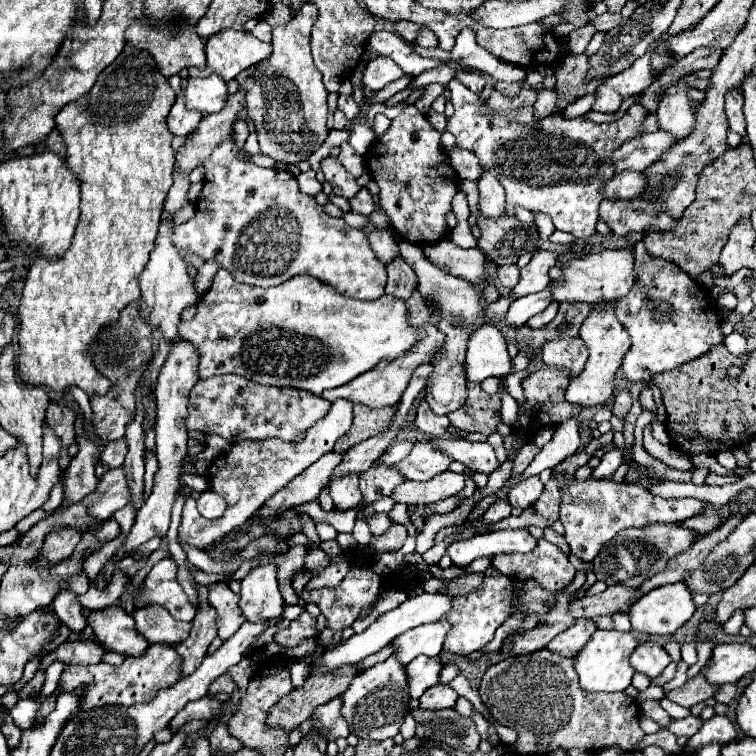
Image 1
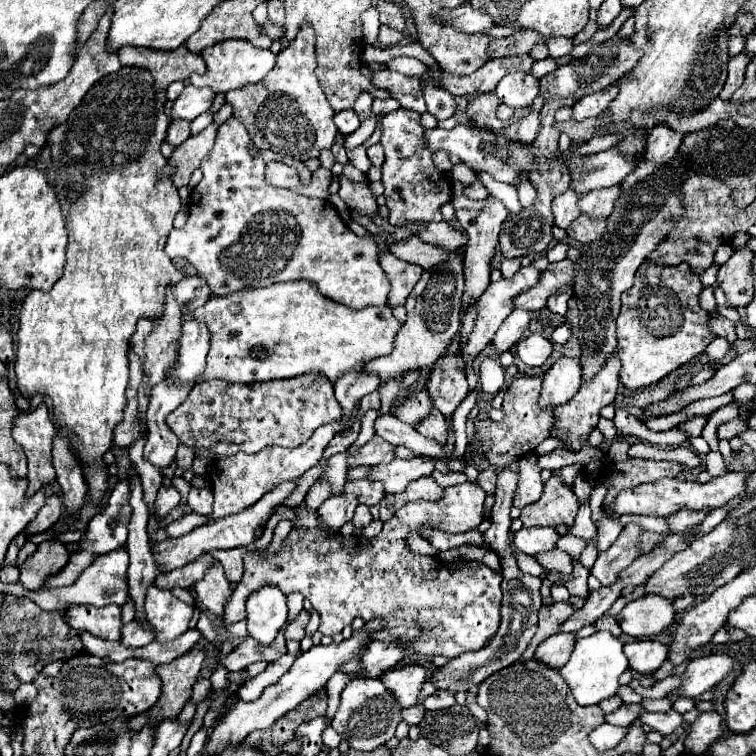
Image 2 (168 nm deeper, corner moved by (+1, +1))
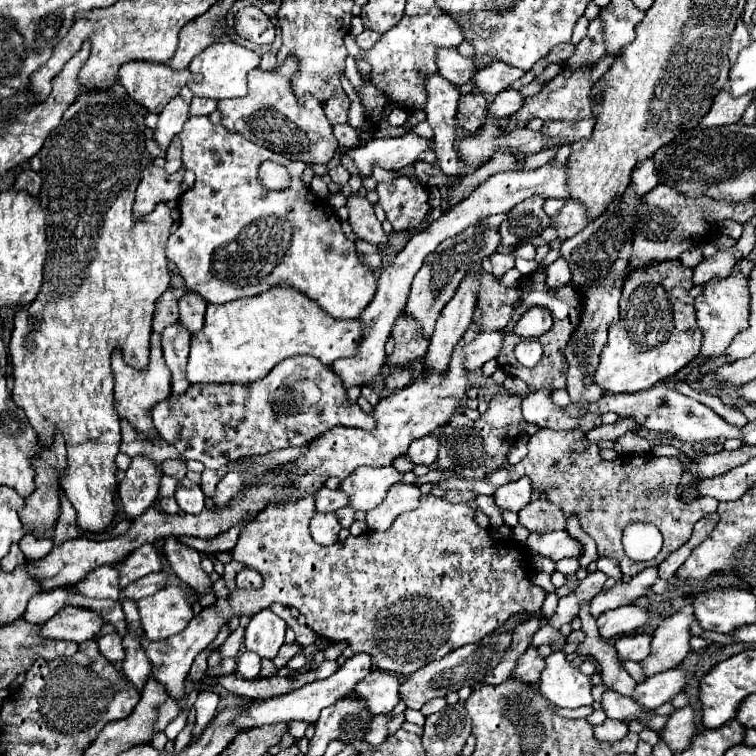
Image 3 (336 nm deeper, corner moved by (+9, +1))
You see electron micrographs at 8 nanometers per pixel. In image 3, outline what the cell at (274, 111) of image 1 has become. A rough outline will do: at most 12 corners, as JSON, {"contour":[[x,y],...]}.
{"contour":[[298,59],[248,75],[218,101],[256,145],[326,165],[338,147],[322,103],[292,91]]}

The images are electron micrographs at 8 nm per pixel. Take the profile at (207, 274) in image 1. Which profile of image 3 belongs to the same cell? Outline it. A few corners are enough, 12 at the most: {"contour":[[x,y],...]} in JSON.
{"contour":[[170,289],[156,301],[154,331],[178,321],[178,301],[186,289]]}

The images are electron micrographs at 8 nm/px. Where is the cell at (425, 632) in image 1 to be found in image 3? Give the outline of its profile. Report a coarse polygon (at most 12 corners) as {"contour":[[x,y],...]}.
{"contour":[[356,653],[334,675],[250,705],[240,729],[276,721],[316,723],[372,671]]}

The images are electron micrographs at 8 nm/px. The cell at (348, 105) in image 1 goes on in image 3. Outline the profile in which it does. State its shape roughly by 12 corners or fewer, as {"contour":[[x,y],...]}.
{"contour":[[348,123],[334,125],[338,143],[346,149],[360,141],[356,129]]}

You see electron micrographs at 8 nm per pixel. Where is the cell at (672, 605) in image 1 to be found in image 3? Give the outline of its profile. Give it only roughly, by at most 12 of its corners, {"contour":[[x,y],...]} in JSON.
{"contour":[[626,605],[602,613],[602,639],[630,635],[650,619],[648,609]]}

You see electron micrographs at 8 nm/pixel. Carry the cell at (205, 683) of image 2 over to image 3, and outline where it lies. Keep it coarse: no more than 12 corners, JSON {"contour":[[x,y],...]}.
{"contour":[[170,698],[158,707],[154,733],[162,732],[179,714],[180,703]]}

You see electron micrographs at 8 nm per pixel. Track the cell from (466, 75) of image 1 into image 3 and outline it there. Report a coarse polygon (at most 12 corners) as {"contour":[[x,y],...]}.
{"contour":[[506,63],[478,69],[474,93],[496,95],[522,75]]}

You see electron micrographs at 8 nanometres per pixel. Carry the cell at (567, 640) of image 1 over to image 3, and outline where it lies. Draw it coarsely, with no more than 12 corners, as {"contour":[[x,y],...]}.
{"contour":[[530,647],[518,661],[514,677],[536,683],[546,659]]}

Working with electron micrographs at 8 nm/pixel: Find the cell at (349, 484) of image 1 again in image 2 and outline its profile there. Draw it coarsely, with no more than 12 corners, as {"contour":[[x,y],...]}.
{"contour":[[354,495],[328,497],[318,515],[338,531],[354,515]]}

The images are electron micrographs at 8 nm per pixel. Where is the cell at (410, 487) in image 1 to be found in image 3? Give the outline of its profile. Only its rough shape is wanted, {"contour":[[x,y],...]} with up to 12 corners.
{"contour":[[396,483],[386,499],[368,511],[366,525],[384,531],[420,503],[420,487]]}

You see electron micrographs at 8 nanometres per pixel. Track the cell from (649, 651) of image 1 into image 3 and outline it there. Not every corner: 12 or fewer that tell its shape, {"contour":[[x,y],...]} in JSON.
{"contour":[[628,635],[614,647],[622,659],[640,663],[650,635]]}

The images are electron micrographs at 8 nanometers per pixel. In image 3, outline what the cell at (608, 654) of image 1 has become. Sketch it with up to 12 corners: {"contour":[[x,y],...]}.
{"contour":[[564,651],[546,657],[540,691],[558,707],[592,705],[592,681]]}

